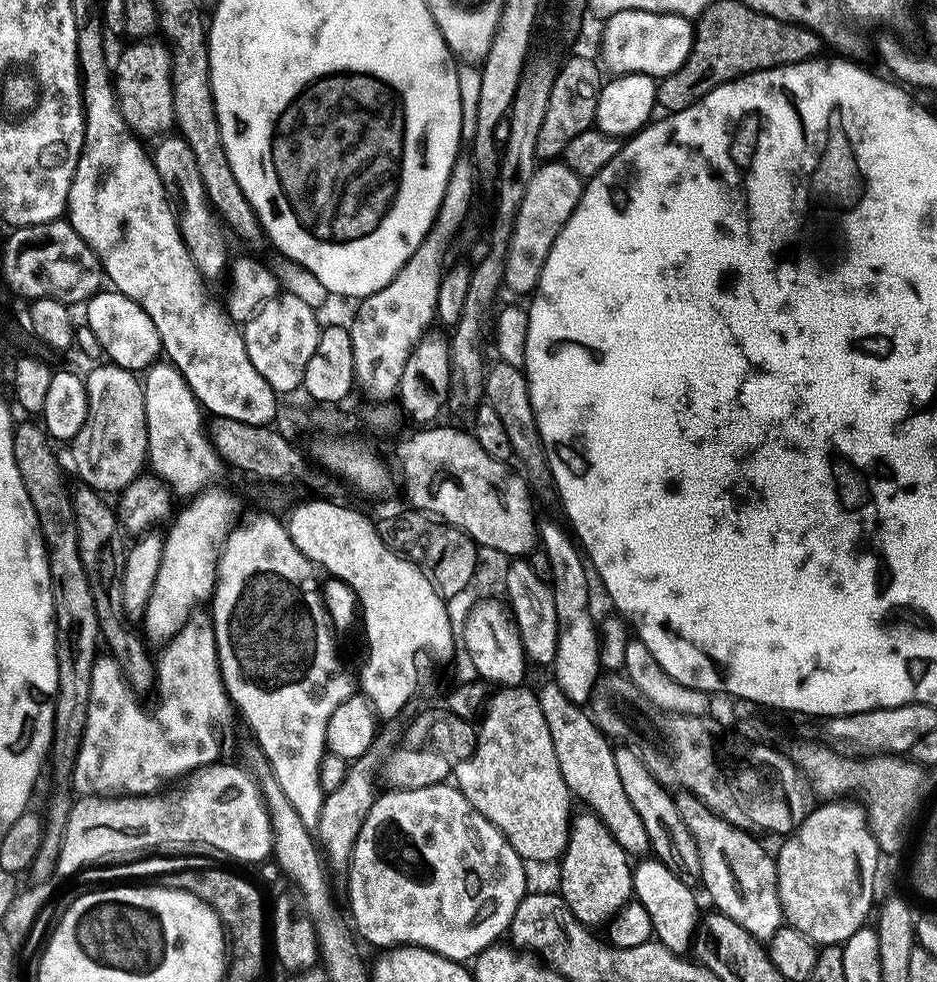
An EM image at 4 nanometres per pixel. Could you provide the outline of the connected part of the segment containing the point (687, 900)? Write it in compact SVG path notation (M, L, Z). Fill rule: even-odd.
M644 858L635 865L632 890L635 899L639 900L642 906L646 906L646 914L650 914L652 931L658 943L671 952L687 953L687 948L693 947L694 937L698 932L696 896L692 893L693 889L683 880L679 880L661 860Z

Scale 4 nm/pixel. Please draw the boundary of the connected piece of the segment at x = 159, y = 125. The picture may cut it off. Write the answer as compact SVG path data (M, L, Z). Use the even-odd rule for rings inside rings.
M144 38L129 44L132 45L114 60L114 87L120 113L137 137L163 137L174 128L172 53L160 38Z

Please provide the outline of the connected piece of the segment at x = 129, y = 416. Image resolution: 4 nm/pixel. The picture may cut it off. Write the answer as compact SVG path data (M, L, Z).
M111 362L101 363L84 380L88 395L86 422L70 441L72 464L87 487L101 494L119 494L130 481L145 471L148 458L146 388L137 373Z

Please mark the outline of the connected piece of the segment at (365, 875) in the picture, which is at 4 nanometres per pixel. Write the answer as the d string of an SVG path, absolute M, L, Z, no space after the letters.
M451 783L435 784L425 788L401 788L399 790L388 790L377 795L372 803L370 814L362 826L362 830L356 839L356 845L352 851L352 863L348 865L346 883L348 883L348 904L352 907L352 920L356 928L372 944L377 944L377 949L387 950L393 946L415 946L428 948L439 956L445 956L447 960L457 962L471 961L481 950L489 948L491 944L497 943L500 936L509 931L514 910L518 910L521 900L526 893L524 890L524 865L525 861L510 847L508 840L504 837L489 820L485 820L473 804L460 793L460 789Z

